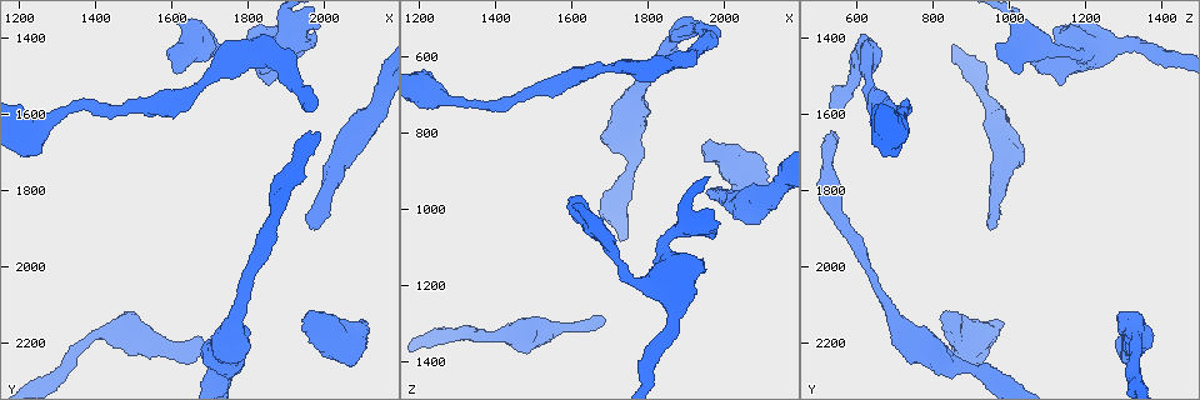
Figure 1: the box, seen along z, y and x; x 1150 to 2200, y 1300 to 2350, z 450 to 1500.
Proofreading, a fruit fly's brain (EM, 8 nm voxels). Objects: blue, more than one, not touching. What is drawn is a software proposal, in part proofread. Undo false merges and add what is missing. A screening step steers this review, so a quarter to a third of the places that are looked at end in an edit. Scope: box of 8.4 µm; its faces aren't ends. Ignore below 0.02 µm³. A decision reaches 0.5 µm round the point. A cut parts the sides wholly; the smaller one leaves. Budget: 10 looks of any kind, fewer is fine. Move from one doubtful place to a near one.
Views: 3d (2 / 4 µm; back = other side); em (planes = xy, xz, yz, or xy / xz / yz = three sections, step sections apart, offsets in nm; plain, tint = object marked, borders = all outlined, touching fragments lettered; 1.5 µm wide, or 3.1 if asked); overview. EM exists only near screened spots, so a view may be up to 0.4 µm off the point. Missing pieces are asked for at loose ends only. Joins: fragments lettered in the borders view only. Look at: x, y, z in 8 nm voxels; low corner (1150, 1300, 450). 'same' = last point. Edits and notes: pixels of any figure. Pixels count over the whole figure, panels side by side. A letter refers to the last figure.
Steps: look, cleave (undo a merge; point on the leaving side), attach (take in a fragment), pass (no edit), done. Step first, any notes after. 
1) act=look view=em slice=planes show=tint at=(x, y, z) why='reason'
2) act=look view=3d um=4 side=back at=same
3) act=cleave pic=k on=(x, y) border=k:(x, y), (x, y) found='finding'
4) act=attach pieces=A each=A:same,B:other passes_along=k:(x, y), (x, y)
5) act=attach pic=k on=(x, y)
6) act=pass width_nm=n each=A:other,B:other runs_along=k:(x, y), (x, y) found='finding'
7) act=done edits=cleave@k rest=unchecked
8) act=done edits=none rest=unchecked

act=look view=em slice=planes show=borders at=(1950, 1575, 525) why='long arm stops here'

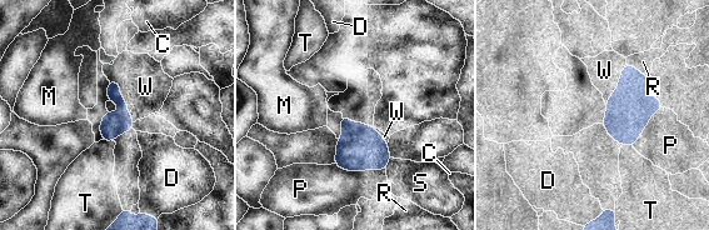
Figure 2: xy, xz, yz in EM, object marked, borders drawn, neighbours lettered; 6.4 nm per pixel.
act=pass each=C:other,D:other,M:other,P:other,R:other,S:other,T:other,W:other border=2:(622, 144), (632, 146) found='none of them fits'

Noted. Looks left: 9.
act=look view=em slice=xz step=8 show=borders at=(1980, 1395, 1065) why='branch stops here'

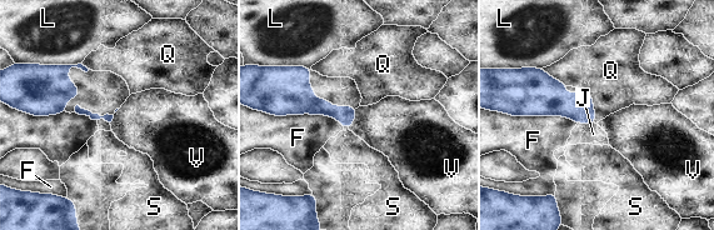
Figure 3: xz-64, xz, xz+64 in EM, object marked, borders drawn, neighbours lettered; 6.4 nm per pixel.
act=look view=em slice=planes show=borders at=same

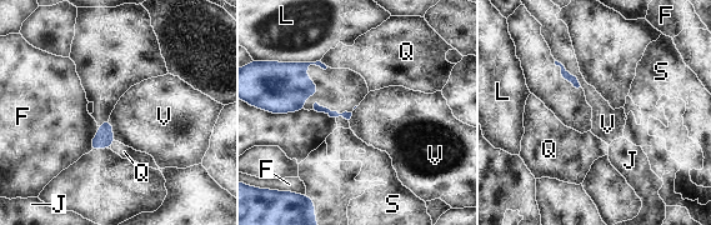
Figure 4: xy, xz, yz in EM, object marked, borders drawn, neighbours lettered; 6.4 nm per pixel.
act=pass each=F:other,J:other,L:other,Q:other,S:other,V:other border=4:(555, 59), (581, 85) found='none of them fits'

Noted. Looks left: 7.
act=look view=em slice=planes show=plain at=(2095, 2150, 990) why='thick end'

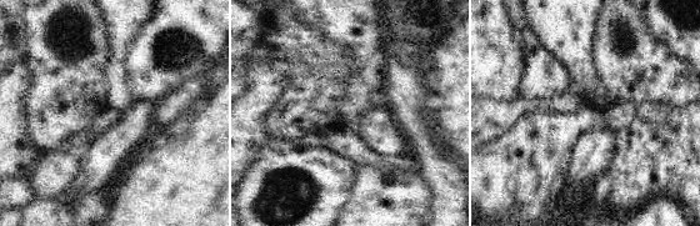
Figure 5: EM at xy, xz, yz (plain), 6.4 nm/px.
act=look view=em slice=planes show=borders at=same why='what lies round it'

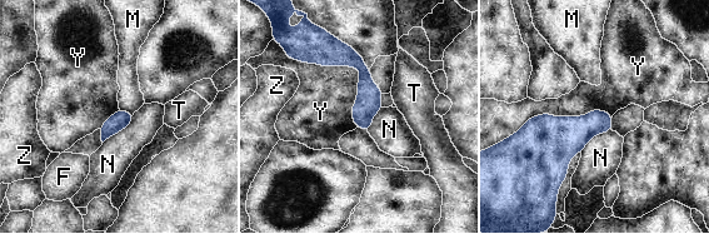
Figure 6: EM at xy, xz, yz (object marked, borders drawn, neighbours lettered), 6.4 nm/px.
act=pass each=F:other,M:other,N:other,T:other,Y:other,Z:other border=6:(313, 63), (360, 69), (358, 127) found='none of them fits'

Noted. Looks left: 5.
act=look view=em slice=planes show=plain at=(1960, 2130, 820) why='stops while still wide'

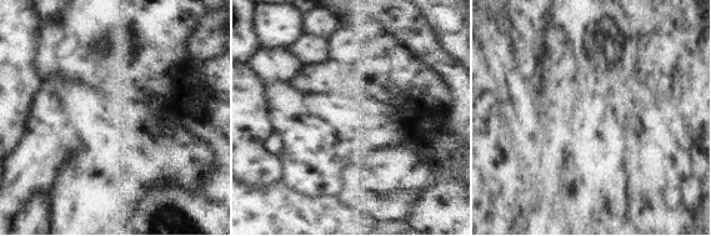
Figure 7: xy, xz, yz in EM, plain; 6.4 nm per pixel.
act=look view=em slice=planes show=borders at=same

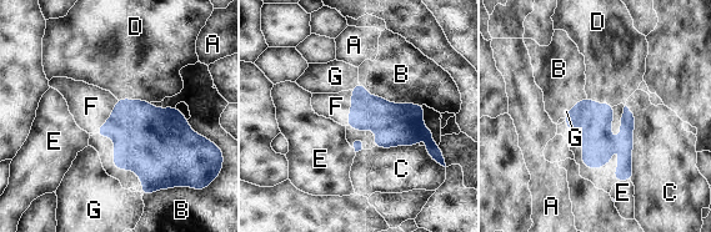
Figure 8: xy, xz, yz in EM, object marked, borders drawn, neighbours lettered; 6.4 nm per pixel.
act=attach pieces=F each=A:other,B:other,C:other,D:other,E:other,F:same,G:other passes_along=8:(367, 112), (351, 107), (336, 106) found='it goes on there'

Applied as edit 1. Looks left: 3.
act=done edits=attach@8 rest=unchecked

